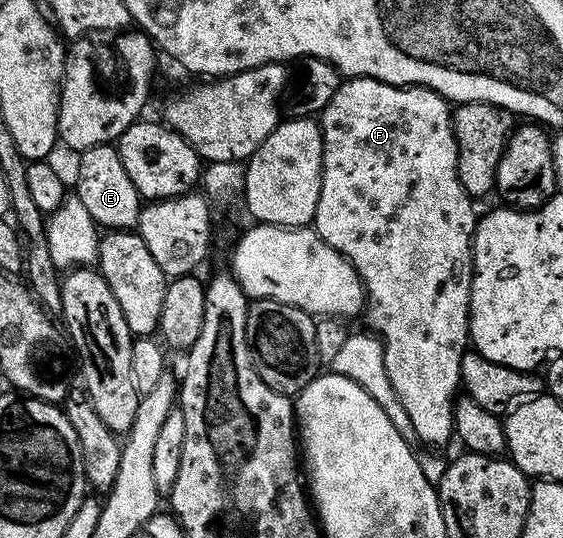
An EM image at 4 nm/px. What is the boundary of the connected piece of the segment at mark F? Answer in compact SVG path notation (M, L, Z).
M354 76L342 82L339 86L339 90L335 90L335 95L331 98L331 102L327 102L327 106L319 113L319 123L321 126L321 137L323 138L323 162L321 163L321 189L319 190L319 202L315 206L312 227L315 229L317 236L323 238L323 242L327 242L327 246L331 246L339 254L343 254L347 257L353 264L355 271L359 274L359 278L361 279L367 297L367 303L363 309L363 320L366 320L366 322L370 324L368 327L376 333L381 343L385 345L383 362L387 366L387 378L391 378L391 386L395 390L399 402L403 402L403 410L407 410L407 418L411 418L414 437L416 437L418 441L421 439L425 444L445 444L449 439L452 441L455 436L453 405L461 383L461 363L463 362L463 354L471 344L469 339L469 299L471 298L471 282L473 281L473 232L477 228L477 221L479 219L479 212L476 212L476 210L473 209L473 204L475 204L474 197L470 196L469 191L463 186L463 182L459 182L459 174L457 173L457 139L453 133L453 113L451 111L450 101L439 95L439 93L432 92L429 88L388 84L387 82L372 80L369 76Z

